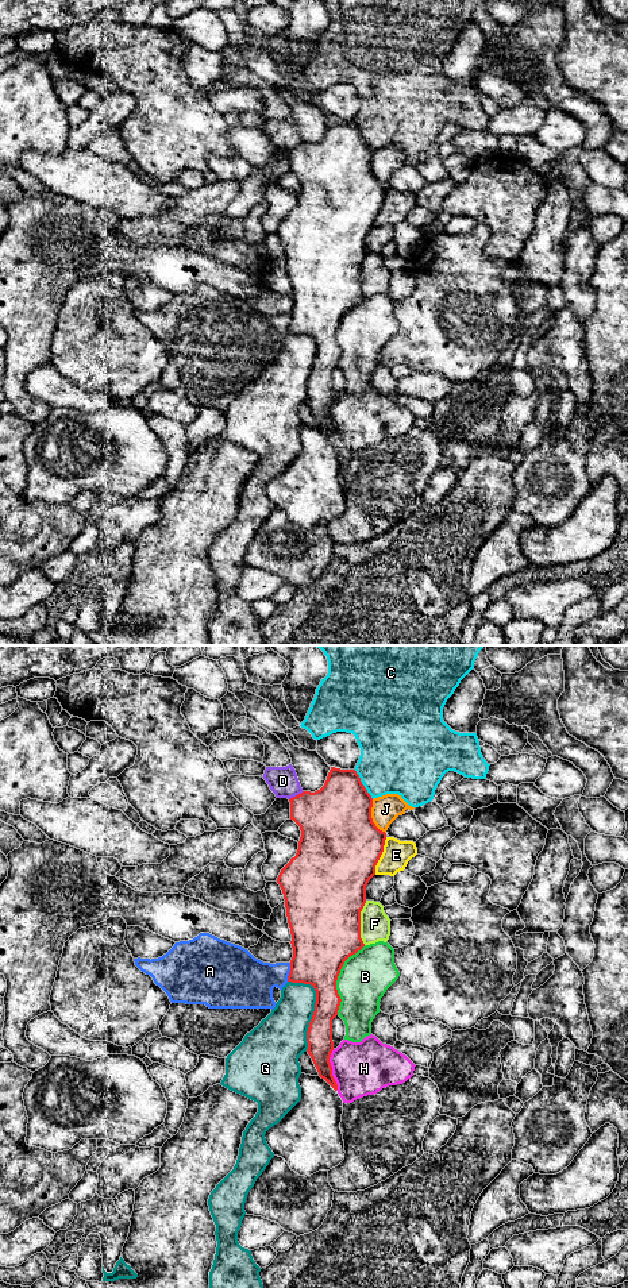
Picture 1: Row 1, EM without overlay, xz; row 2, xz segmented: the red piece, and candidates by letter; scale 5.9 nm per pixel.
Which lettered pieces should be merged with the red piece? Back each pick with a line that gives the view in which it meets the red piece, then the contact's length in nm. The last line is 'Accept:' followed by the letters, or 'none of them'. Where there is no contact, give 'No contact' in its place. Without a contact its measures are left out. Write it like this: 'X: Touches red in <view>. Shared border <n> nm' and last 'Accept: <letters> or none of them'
Accept: none of them

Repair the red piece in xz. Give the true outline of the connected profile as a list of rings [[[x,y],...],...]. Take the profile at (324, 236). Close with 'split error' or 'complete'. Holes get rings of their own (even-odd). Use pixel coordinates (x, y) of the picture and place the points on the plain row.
[[[331,119],[320,142],[303,143],[289,154],[290,171],[300,178],[301,189],[296,208],[277,230],[292,286],[293,309],[288,333],[311,336],[316,343],[315,363],[307,383],[307,404],[319,428],[336,443],[330,414],[334,402],[332,371],[342,354],[336,332],[344,313],[365,298],[361,263],[366,255],[366,238],[375,227],[375,217],[384,204],[386,185],[373,174],[373,150],[355,122]]] | complete

